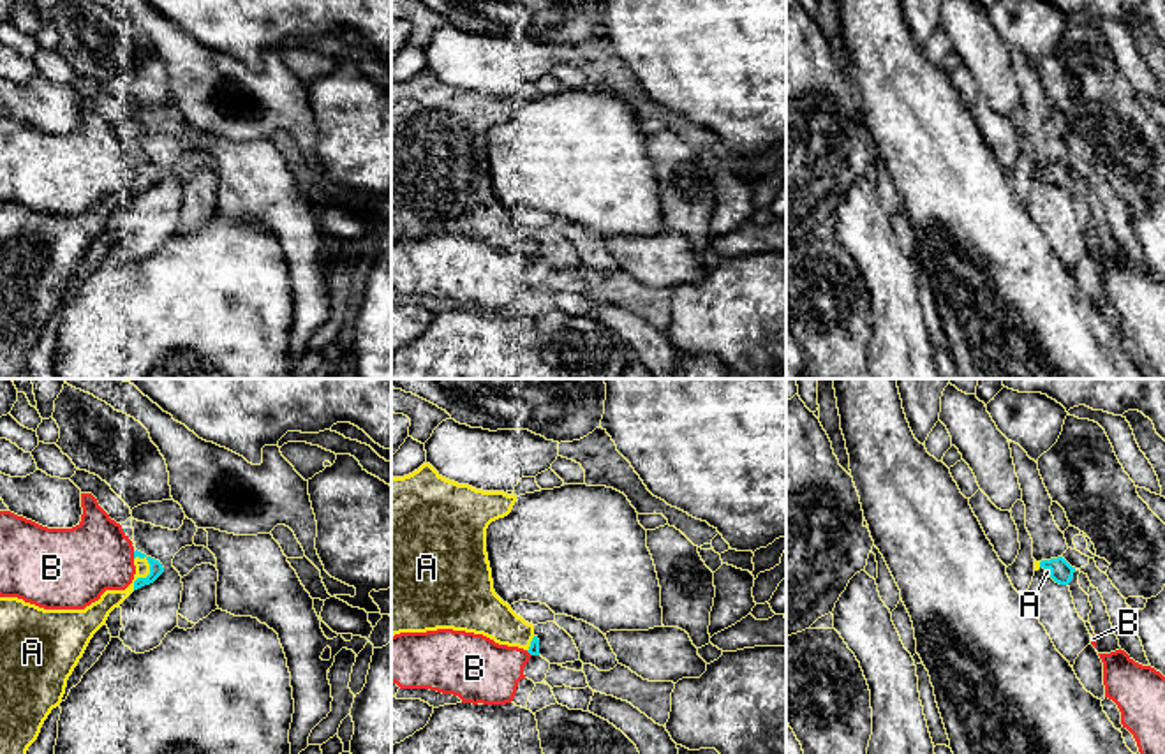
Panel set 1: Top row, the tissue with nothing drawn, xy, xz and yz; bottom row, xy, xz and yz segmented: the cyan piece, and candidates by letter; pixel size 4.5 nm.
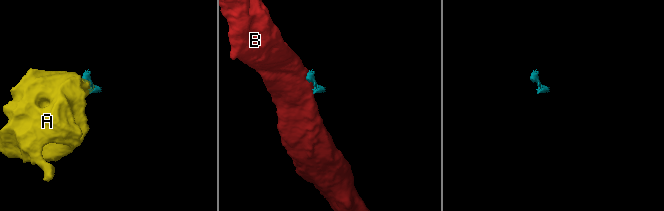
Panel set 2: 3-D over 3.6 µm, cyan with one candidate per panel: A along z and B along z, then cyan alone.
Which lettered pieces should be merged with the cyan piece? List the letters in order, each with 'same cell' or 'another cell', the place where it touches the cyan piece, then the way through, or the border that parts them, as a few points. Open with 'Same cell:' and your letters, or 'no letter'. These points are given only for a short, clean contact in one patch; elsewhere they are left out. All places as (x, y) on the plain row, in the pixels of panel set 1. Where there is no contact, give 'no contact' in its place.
Same cell: A
A: same cell; meets cyan in xy at (148, 180)
B: another cell; meets cyan in xy at (134, 161)

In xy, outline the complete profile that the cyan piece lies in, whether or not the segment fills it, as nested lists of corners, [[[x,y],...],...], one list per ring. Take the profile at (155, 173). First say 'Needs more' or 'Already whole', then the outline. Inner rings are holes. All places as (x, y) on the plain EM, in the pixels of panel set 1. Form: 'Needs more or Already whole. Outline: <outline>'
Needs more. Outline: [[[137,155],[134,171],[134,185],[125,196],[106,196],[85,215],[44,215],[18,203],[0,203],[0,379],[33,379],[25,363],[26,356],[51,315],[62,308],[67,285],[90,245],[134,196],[153,188],[164,178],[159,166]]]

